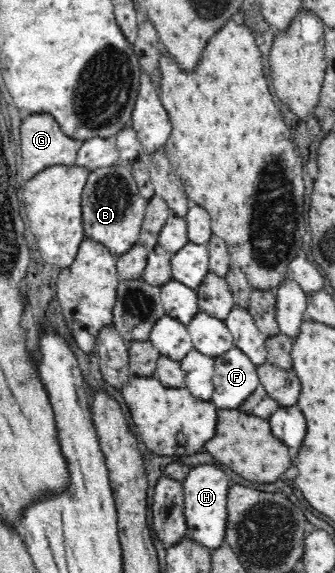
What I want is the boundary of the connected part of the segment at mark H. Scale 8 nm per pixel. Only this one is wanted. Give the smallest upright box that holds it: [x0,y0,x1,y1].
[183,466,231,551]

